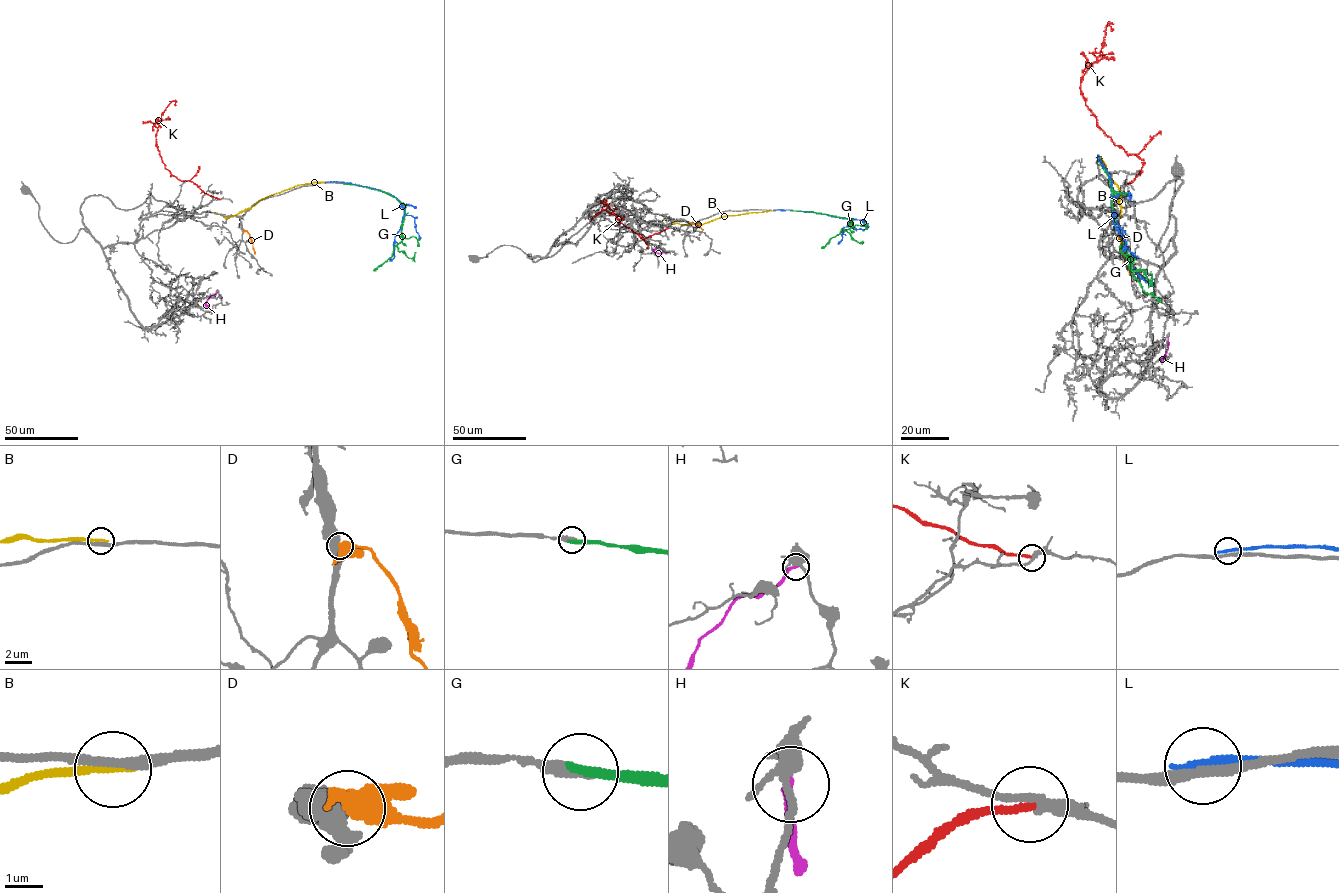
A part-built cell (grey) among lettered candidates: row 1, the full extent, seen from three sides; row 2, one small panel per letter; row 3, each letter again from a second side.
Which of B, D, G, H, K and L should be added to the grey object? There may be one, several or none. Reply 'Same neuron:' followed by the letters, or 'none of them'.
Same neuron: G

